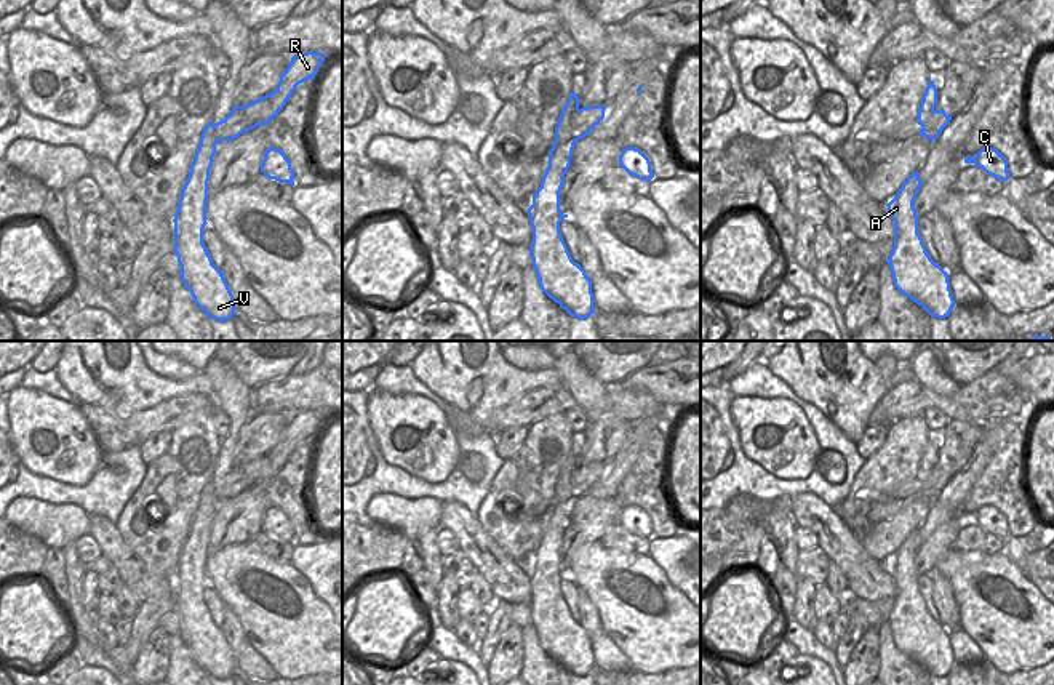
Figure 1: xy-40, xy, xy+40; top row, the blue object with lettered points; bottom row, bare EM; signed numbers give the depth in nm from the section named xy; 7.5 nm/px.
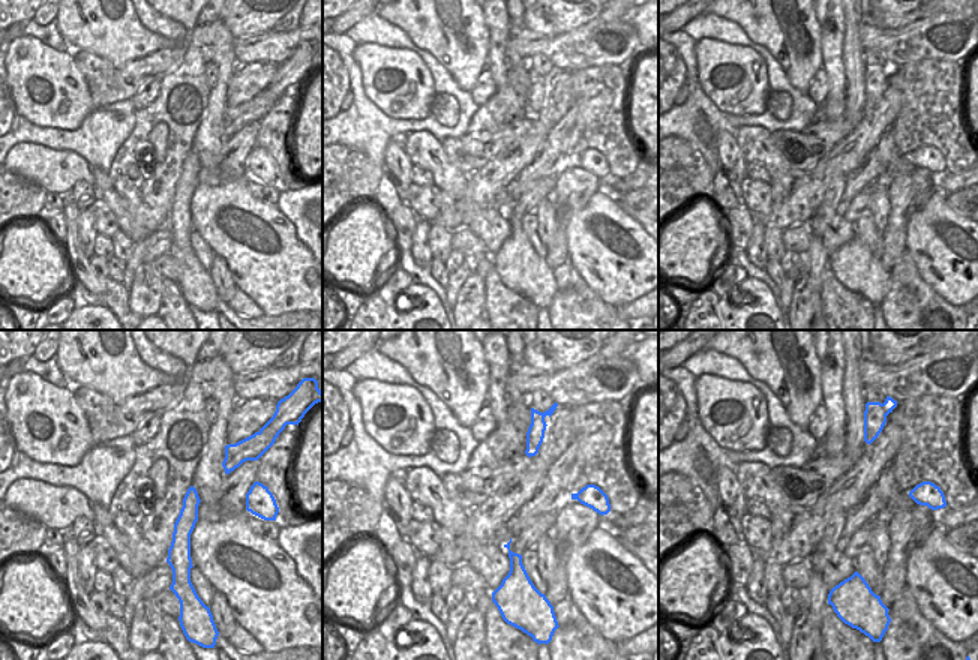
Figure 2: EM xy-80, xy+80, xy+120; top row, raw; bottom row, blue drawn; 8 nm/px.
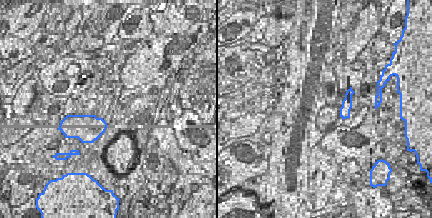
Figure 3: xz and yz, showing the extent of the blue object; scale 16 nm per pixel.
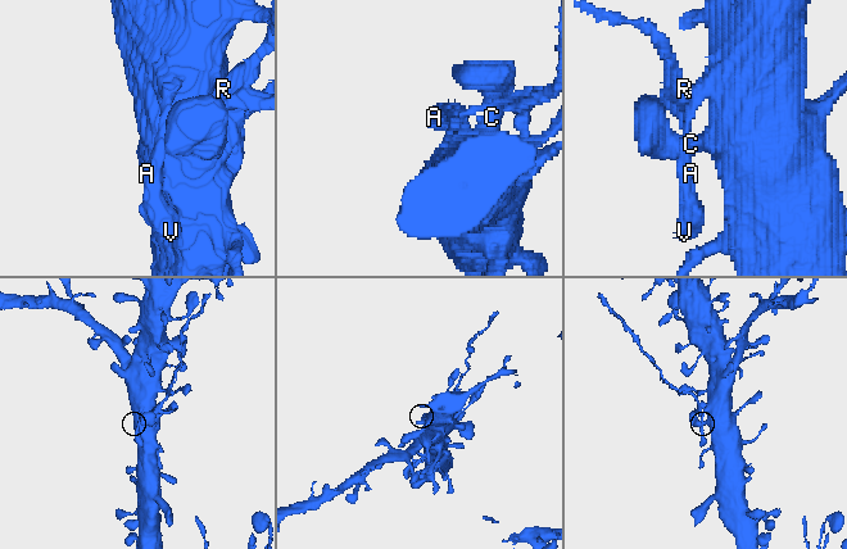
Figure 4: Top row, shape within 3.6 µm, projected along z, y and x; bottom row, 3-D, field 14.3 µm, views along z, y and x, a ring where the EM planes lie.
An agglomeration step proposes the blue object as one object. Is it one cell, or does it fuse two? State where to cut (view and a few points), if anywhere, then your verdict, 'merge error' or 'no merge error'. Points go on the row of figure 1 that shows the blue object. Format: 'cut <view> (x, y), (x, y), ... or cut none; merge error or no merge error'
cut xy (579, 109), (573, 117), (573, 136), (576, 140); merge error

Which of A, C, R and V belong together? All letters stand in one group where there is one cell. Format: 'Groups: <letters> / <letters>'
Groups: A C V / R

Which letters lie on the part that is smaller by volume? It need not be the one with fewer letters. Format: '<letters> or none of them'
R

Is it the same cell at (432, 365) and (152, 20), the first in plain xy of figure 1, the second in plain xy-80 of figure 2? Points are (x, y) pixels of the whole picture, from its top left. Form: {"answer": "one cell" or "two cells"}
{"answer": "two cells"}

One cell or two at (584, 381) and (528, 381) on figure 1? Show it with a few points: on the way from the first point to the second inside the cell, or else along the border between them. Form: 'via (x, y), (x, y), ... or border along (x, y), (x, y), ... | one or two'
border along (554, 367), (565, 384) | two

